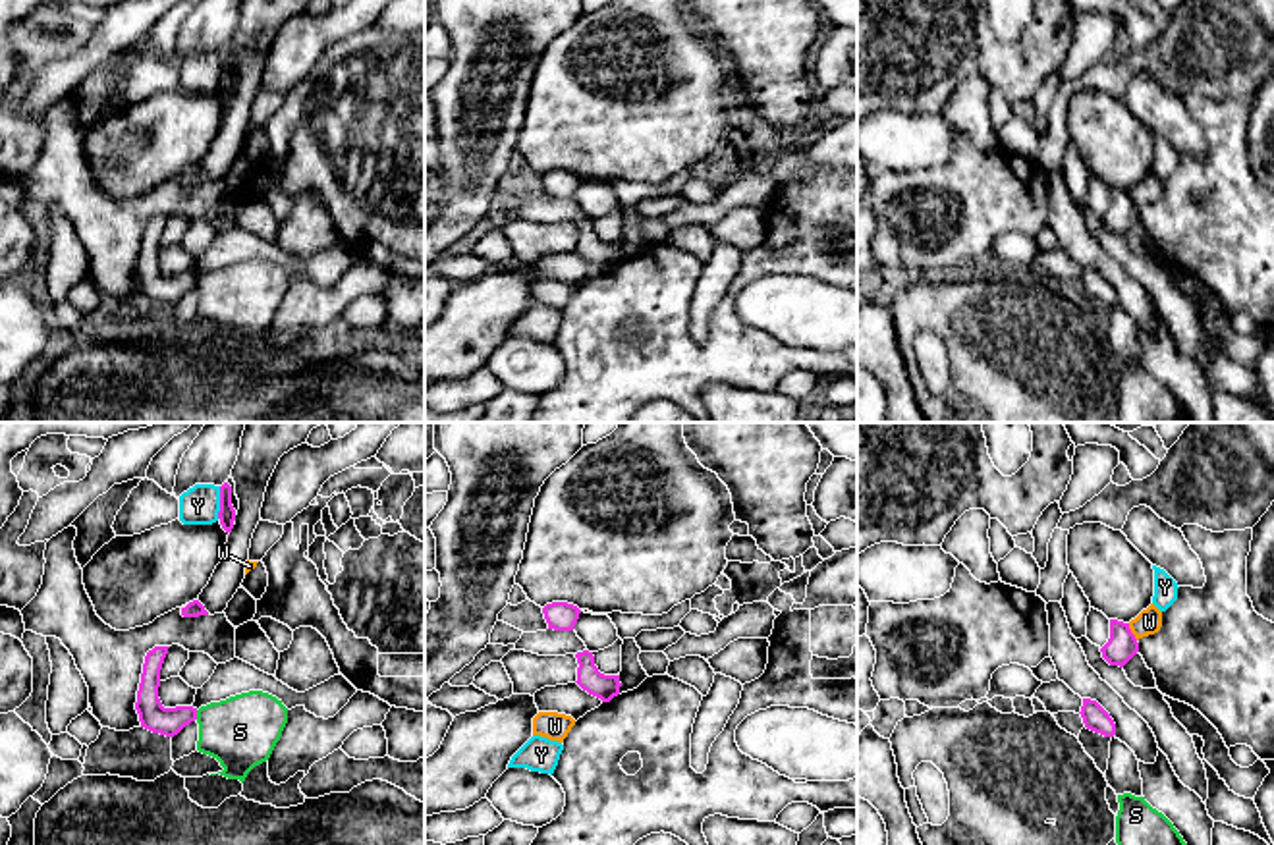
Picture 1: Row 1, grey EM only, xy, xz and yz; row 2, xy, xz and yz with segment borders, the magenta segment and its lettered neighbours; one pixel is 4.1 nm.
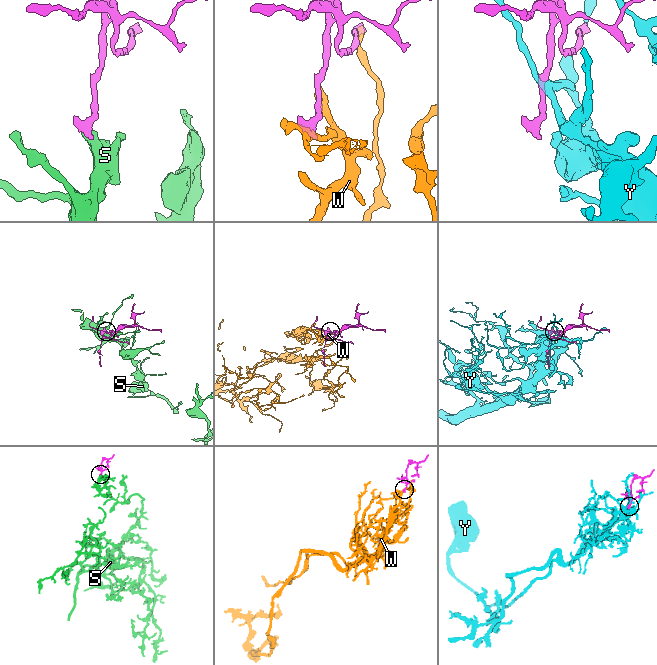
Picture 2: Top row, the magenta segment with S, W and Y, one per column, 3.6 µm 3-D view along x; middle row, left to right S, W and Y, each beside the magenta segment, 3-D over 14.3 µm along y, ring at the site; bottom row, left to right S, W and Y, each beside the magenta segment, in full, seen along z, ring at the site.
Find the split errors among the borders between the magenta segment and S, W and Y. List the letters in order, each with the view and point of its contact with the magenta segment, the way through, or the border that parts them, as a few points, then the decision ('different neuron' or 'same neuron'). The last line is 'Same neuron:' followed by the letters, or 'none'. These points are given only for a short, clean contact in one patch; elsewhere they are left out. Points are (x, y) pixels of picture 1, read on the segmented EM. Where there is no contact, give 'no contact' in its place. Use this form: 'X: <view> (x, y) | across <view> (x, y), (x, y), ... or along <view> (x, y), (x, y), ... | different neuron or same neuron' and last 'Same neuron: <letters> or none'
S: xy (195, 714) | along xy (195, 710), (197, 718) | different neuron
W: yz (1130, 631) | different neuron
Y: xy (221, 502) | different neuron
Same neuron: none

